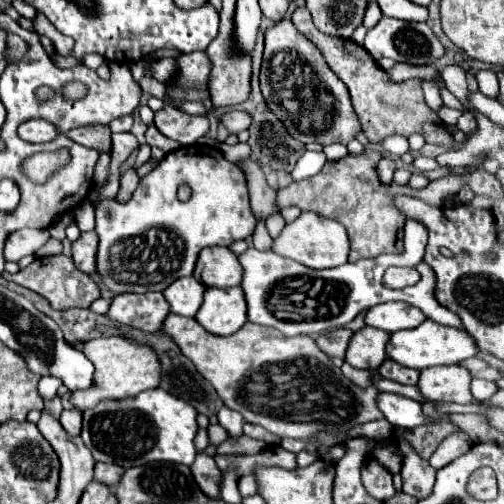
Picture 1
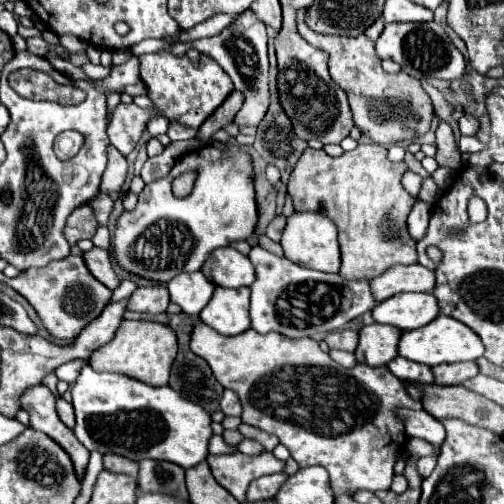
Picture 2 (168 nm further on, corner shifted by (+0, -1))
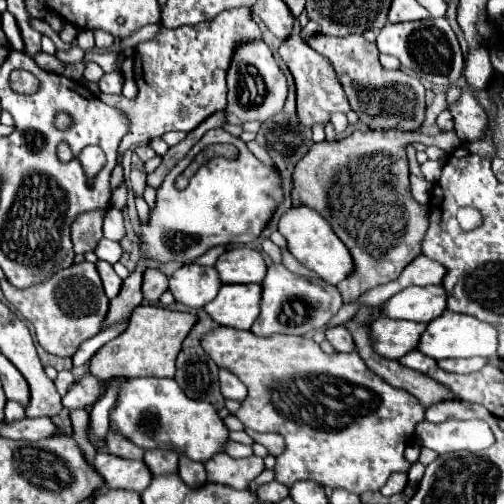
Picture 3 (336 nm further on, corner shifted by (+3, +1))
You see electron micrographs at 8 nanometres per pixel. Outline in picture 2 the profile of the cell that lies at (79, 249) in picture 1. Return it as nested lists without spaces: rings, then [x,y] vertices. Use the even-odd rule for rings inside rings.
[[[93,247],[91,251],[85,251],[85,253],[83,253],[83,261],[85,261],[87,269],[91,271],[91,275],[97,277],[97,281],[101,281],[105,287],[115,289],[115,287],[119,285],[107,249]]]

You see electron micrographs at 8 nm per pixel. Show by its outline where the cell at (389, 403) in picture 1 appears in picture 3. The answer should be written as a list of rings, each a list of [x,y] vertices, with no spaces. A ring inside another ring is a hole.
[[[472,419],[472,421],[444,421],[444,423],[430,423],[422,421],[416,425],[416,439],[424,447],[436,451],[436,453],[450,453],[450,451],[482,451],[488,449],[494,443],[494,435],[486,421]]]

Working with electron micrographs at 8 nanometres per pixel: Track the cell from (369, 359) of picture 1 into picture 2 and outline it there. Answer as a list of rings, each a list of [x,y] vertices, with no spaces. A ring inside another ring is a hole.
[[[371,323],[359,331],[359,345],[355,349],[357,361],[369,367],[387,365],[397,357],[397,343],[401,331],[391,325]]]

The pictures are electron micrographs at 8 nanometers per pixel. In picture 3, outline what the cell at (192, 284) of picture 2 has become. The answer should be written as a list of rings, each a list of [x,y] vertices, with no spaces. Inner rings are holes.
[[[182,265],[170,277],[170,291],[176,301],[188,307],[204,307],[222,287],[218,271],[202,265]]]

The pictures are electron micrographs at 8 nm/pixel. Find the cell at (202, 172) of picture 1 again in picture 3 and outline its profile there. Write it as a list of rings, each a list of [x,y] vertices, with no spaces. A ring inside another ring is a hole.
[[[222,127],[210,129],[166,175],[162,187],[158,189],[156,209],[150,211],[150,223],[142,225],[142,255],[162,263],[190,263],[216,245],[252,243],[260,237],[282,201],[282,179],[276,167],[264,165],[260,159],[256,159],[240,137],[224,131]],[[210,143],[232,143],[238,147],[238,157],[210,159],[196,171],[186,189],[176,189],[176,177],[190,165],[194,155]]]

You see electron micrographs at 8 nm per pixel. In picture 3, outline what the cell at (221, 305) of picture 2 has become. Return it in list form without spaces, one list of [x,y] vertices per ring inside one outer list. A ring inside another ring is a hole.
[[[222,285],[218,295],[204,307],[220,325],[248,331],[260,313],[262,285]]]

